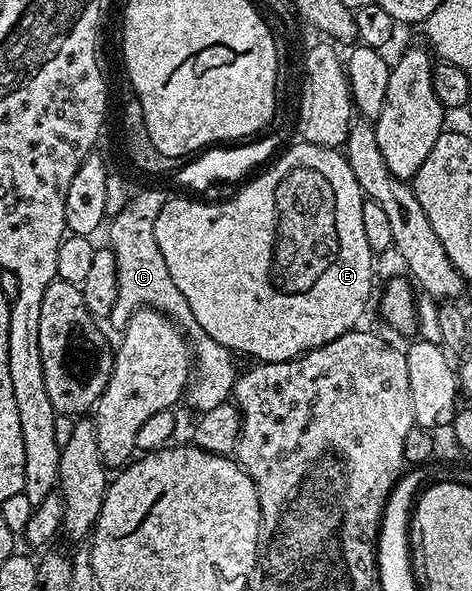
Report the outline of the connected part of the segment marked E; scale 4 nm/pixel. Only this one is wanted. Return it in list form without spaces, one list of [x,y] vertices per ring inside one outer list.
[[[307,143],[295,144],[289,144],[267,168],[257,172],[251,180],[244,183],[249,185],[241,184],[241,189],[229,201],[220,201],[217,205],[203,205],[200,201],[187,201],[184,197],[176,197],[173,201],[171,198],[165,200],[162,211],[158,211],[158,219],[154,223],[154,239],[158,239],[162,259],[166,259],[166,267],[170,267],[170,279],[174,279],[174,287],[178,287],[182,295],[186,295],[186,303],[190,303],[194,319],[198,319],[200,326],[218,343],[222,343],[237,354],[249,353],[250,356],[256,357],[252,359],[260,363],[290,361],[302,353],[309,353],[312,349],[338,339],[344,333],[353,332],[359,326],[356,324],[359,323],[360,316],[368,305],[368,296],[372,293],[374,254],[366,243],[365,228],[362,227],[362,209],[366,198],[360,191],[358,179],[354,179],[354,171],[350,171],[347,156],[335,149]]]

